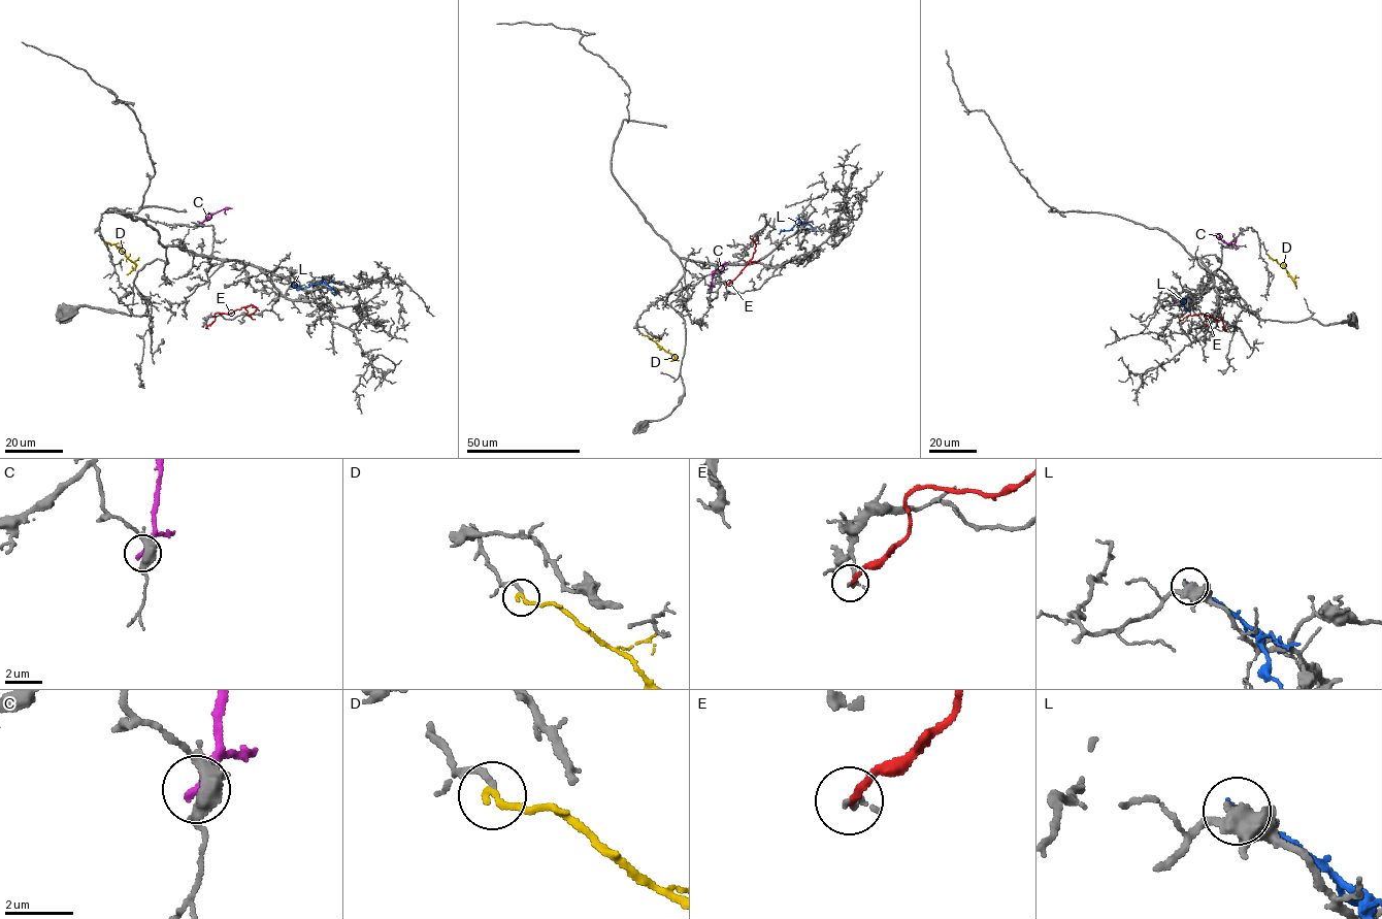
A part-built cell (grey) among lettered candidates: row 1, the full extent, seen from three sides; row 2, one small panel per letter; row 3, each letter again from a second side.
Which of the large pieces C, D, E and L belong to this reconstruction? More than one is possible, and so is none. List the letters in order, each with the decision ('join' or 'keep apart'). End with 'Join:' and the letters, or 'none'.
C: keep apart
D: join
E: keep apart
L: keep apart
Join: D

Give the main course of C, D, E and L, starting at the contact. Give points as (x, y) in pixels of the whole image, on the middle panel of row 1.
C: (710, 289), (712, 275), (723, 264), (724, 267)
D: (643, 334), (676, 358), (670, 361)
E: (725, 287), (755, 252), (756, 244), (750, 235)
L: (798, 215), (799, 221), (780, 233)

